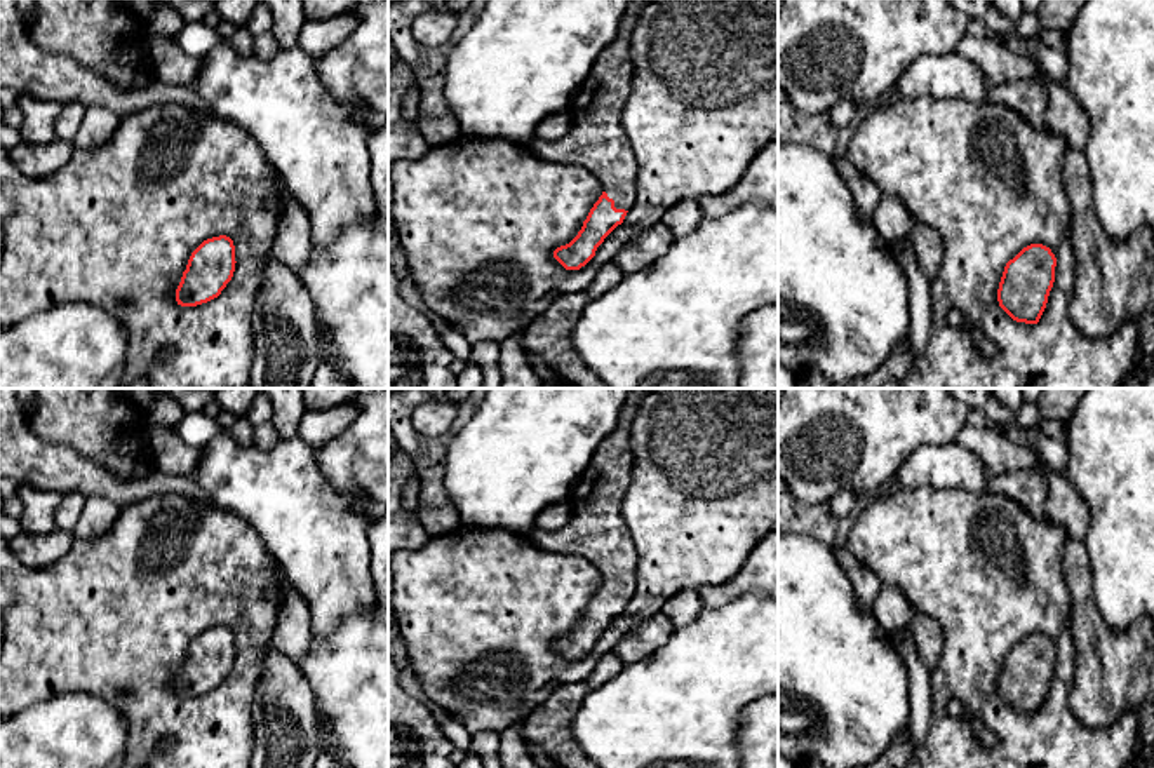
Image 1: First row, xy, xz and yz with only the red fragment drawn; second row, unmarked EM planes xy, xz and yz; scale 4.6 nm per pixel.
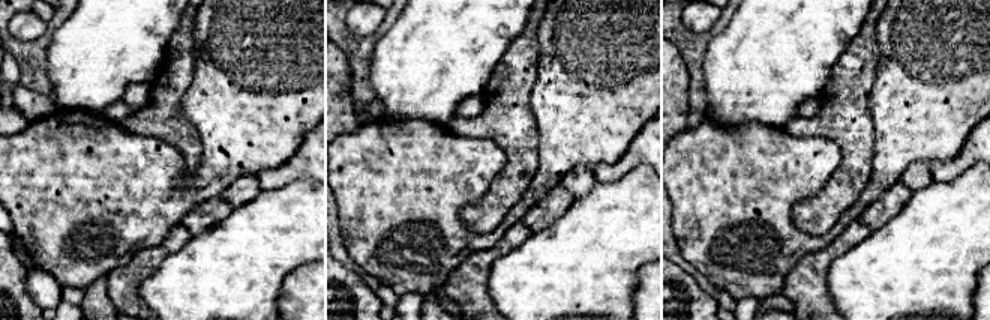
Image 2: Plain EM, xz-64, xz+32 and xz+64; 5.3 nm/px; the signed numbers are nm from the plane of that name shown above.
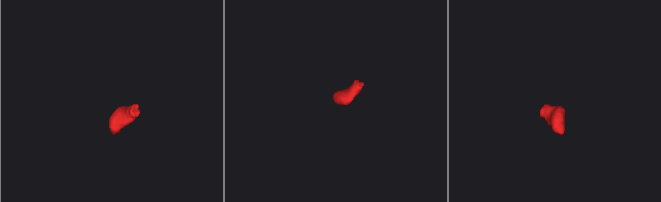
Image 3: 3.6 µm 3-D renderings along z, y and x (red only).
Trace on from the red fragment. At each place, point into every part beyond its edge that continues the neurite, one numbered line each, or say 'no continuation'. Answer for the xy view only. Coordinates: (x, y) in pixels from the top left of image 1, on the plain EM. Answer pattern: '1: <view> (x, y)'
no continuation

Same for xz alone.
1: xz (596, 530)

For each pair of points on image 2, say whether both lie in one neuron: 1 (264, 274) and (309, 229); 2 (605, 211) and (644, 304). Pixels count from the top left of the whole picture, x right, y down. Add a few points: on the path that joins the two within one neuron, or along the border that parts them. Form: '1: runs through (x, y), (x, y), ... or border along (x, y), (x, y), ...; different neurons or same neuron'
1: runs through (275, 263), (299, 239); same neuron
2: border along (645, 263), (638, 272), (632, 304); different neurons

